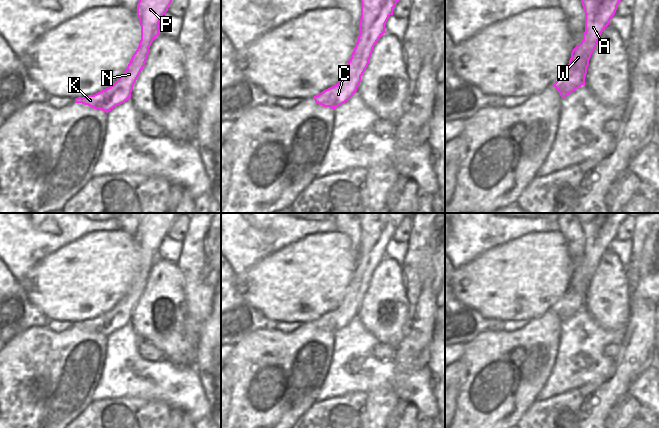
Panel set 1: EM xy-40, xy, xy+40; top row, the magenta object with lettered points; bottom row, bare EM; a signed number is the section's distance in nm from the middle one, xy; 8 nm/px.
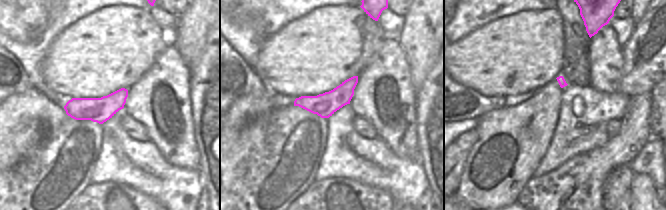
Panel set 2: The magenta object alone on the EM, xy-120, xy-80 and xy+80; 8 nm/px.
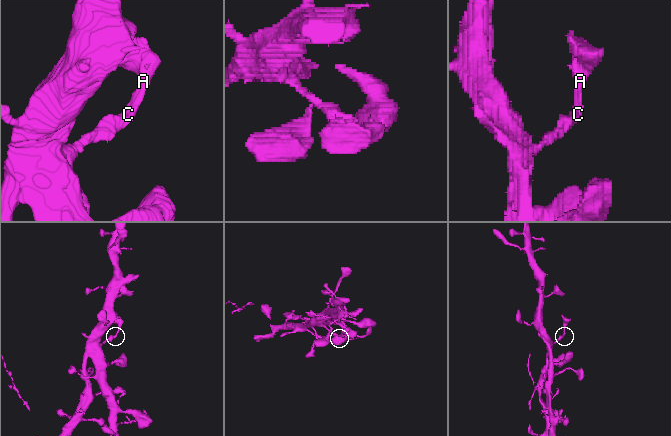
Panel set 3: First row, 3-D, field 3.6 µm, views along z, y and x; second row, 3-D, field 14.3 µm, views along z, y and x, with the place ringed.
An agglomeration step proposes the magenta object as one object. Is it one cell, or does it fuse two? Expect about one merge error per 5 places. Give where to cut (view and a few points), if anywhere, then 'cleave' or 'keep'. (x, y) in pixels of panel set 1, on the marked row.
cut none; keep

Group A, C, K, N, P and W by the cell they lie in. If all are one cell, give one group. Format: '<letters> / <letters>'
A C K N P W

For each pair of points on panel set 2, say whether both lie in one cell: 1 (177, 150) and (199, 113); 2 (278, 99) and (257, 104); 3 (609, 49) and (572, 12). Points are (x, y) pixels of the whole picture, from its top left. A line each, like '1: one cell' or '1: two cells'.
1: two cells
2: two cells
3: two cells

